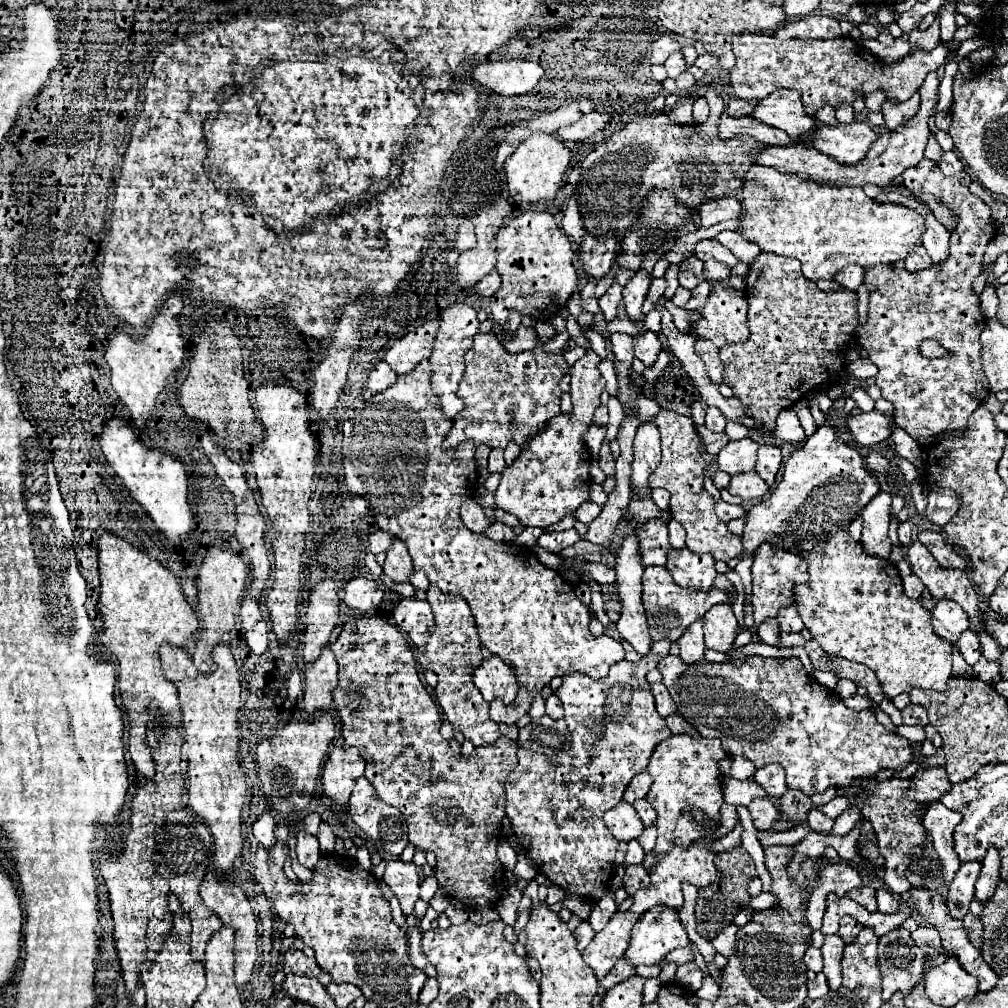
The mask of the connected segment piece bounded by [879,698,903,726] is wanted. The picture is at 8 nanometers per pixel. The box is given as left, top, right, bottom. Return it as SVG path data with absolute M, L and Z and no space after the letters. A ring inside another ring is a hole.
M884 698L879 704L882 711L884 711L892 720L892 722L898 726L903 723L901 711L899 711L890 699Z

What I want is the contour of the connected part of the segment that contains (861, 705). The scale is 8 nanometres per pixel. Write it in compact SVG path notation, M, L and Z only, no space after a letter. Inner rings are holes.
M852 695L852 697L846 697L842 699L850 709L854 711L860 711L860 709L872 709L872 699L870 697L860 697L860 695Z

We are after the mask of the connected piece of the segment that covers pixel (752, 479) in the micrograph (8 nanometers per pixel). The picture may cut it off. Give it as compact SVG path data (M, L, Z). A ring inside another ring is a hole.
M748 471L734 475L726 489L730 495L738 495L744 501L752 501L752 499L760 501L762 497L768 495L770 487L760 479L760 475L756 475L756 471Z

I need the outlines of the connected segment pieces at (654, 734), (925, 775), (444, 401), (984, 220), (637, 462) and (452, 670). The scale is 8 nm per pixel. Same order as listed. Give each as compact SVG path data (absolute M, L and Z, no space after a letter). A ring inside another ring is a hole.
M668 641L652 643L650 655L634 663L614 663L610 667L610 673L600 681L580 673L564 675L562 685L556 689L556 695L562 701L564 719L572 735L570 751L564 755L548 757L534 753L532 749L518 749L518 765L506 779L506 815L512 821L512 829L520 845L526 849L538 871L542 871L552 883L578 897L598 901L610 887L618 841L612 839L612 833L604 825L602 815L622 799L630 779L646 771L654 747L672 735L666 721L654 707L654 695L650 691L650 683L646 681L646 673L654 669L664 655L668 655L670 645L672 643Z
M912 743L912 753L920 769L910 777L910 787L906 791L912 801L938 801L942 793L950 789L950 781L944 767L928 765L922 755L922 743Z
M454 303L452 307L448 307L442 313L442 321L440 321L440 329L434 341L434 351L430 357L430 367L432 367L432 377L430 377L430 385L434 395L440 401L440 409L448 419L454 419L454 415L458 415L464 409L462 399L456 395L458 383L462 379L464 373L464 355L466 351L472 347L472 339L478 333L478 319L476 319L476 311L474 307L466 305L466 303Z
M922 159L918 165L908 167L902 173L902 177L904 177L904 187L908 187L908 191L912 191L914 195L926 195L926 193L936 195L940 203L952 207L952 213L956 213L958 227L950 231L950 255L944 263L940 263L940 267L932 265L918 273L902 271L892 265L878 265L866 269L864 285L870 291L868 321L862 327L858 327L856 335L858 335L858 343L868 353L870 361L876 363L878 367L876 385L880 387L882 397L894 405L896 425L916 439L916 437L934 437L944 429L964 429L972 411L990 393L988 379L980 363L980 341L978 341L984 329L984 315L980 311L980 299L972 291L972 283L976 275L980 275L982 271L982 259L988 243L998 233L996 233L996 221L990 215L990 207L968 191L972 177L966 171L944 177L940 167L936 167L936 161ZM926 339L938 341L944 349L948 349L954 355L940 357L940 359L924 357L920 353L920 343Z
M654 417L638 427L634 437L634 463L632 463L632 495L650 493L648 475L660 463L660 431Z
M430 585L426 595L436 619L436 629L430 635L428 643L418 649L418 663L438 675L438 685L434 689L436 701L444 709L446 719L452 723L454 731L460 731L476 747L492 745L500 737L500 731L498 725L488 717L488 701L484 701L484 697L472 683L472 671L482 661L480 639L476 633L472 611L460 595L446 595L436 585Z

